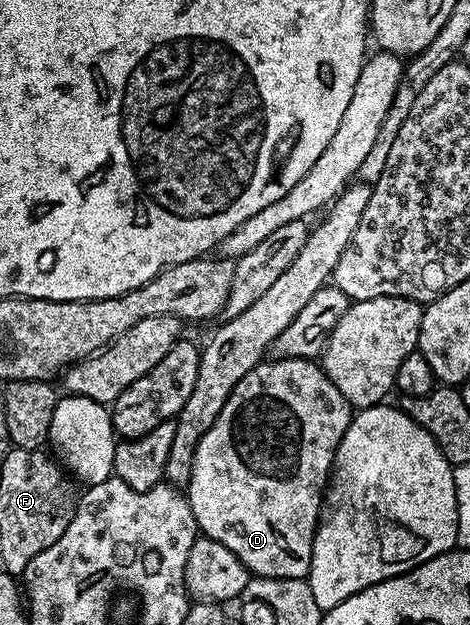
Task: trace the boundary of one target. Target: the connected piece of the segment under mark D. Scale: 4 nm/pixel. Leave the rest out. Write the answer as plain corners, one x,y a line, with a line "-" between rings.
278,359
264,360
229,395
225,407
221,407
221,415
217,415
217,423
205,431
201,443
197,443
195,458
191,464
191,480
185,486
187,502
193,511
193,519
199,524
199,532
209,539
217,539
217,543
225,543
237,559
247,568
247,572
256,577
280,577
281,579
304,579
311,569
313,555
313,539
315,529
319,525
319,515
323,508
323,495
331,476
331,467
335,463
335,452
349,427
353,416
353,406
343,398
341,391
333,387
331,380
325,375
322,364
314,360
305,359

